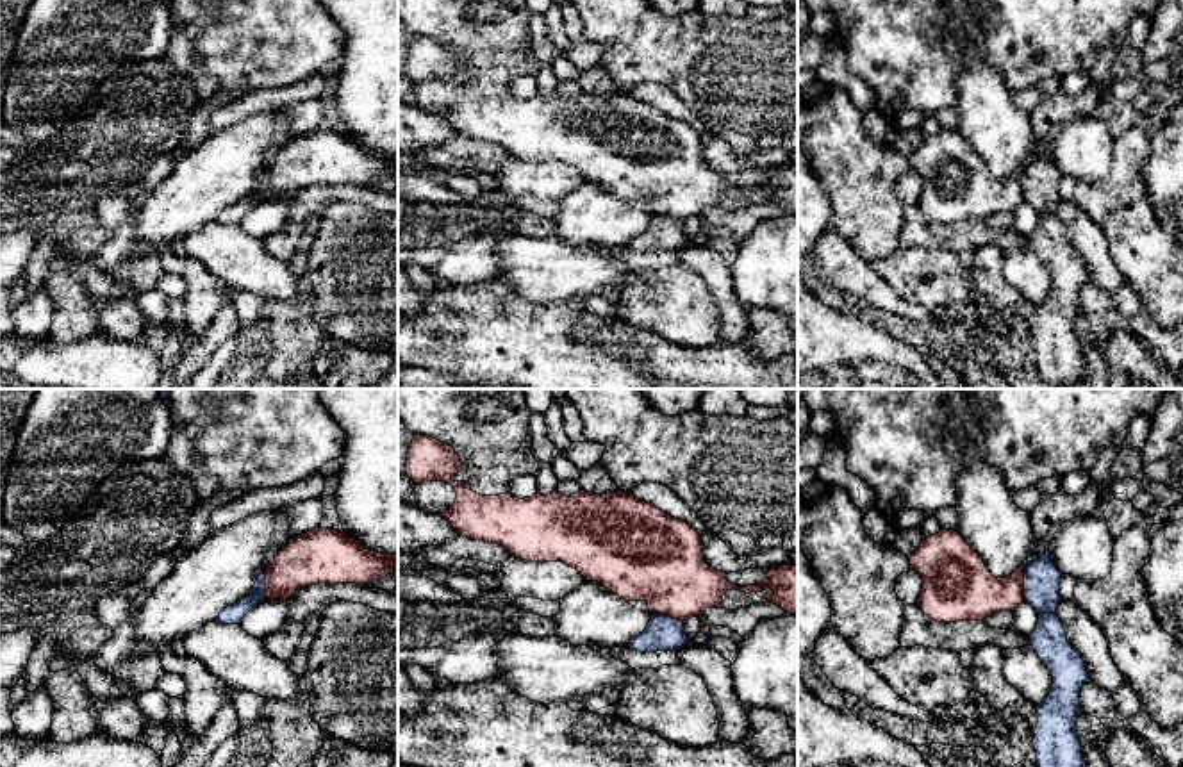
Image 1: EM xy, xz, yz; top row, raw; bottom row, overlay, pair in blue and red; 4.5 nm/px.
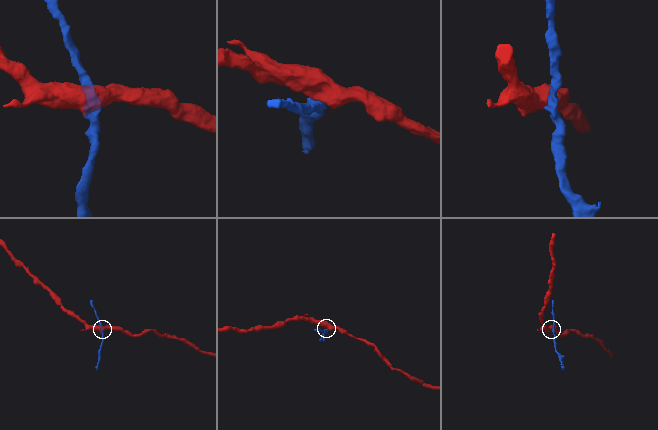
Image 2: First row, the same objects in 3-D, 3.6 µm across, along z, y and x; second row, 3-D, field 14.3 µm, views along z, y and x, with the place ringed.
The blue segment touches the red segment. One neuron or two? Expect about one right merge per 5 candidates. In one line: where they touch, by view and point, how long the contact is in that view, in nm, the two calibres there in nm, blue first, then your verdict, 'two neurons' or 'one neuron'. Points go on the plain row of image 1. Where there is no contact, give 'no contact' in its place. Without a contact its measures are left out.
yz (1025, 186) | 140 nm | 160/240 nm | two neurons

